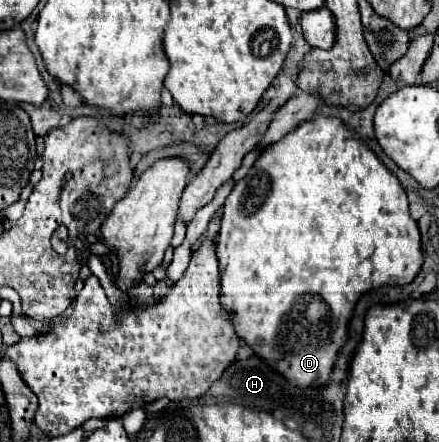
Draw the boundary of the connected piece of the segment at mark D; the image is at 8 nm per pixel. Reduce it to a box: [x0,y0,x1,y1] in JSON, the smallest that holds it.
[217,115,423,389]

